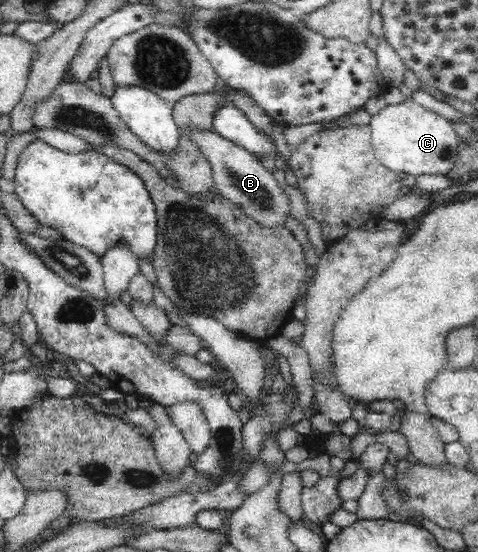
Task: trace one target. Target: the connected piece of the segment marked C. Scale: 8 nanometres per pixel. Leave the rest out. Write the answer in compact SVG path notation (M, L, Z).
M411 99L387 105L370 117L369 126L374 155L392 172L414 177L447 175L457 161L459 140L452 123Z

